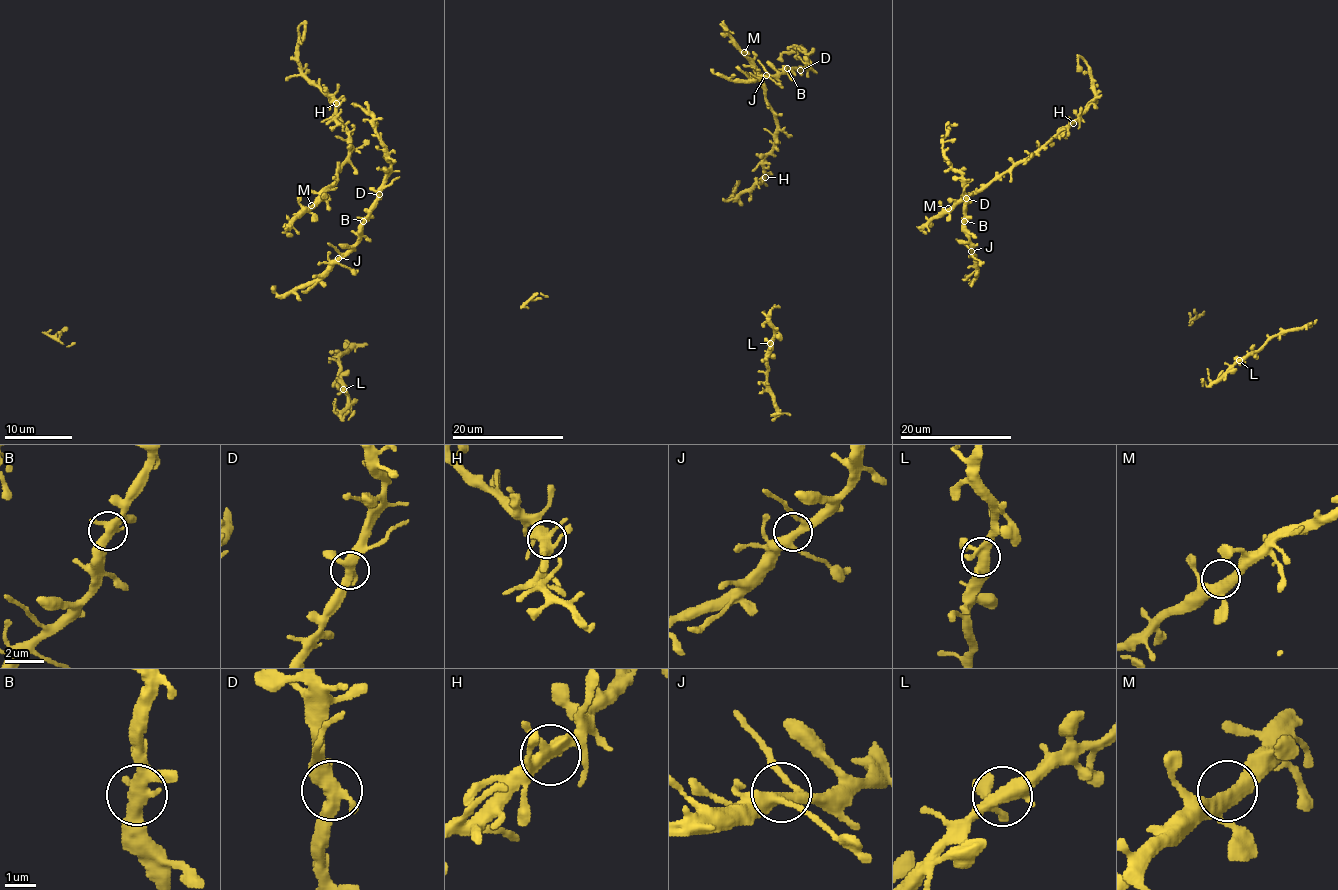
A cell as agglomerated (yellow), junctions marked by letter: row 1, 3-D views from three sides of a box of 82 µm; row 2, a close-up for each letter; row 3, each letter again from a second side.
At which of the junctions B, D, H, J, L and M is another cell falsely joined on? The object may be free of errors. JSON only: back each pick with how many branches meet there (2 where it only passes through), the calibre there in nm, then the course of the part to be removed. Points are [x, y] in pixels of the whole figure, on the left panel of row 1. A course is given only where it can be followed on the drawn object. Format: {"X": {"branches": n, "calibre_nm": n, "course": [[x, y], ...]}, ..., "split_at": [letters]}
{"split_at": []}

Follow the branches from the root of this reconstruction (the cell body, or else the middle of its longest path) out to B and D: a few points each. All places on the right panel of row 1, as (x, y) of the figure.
B: (978, 260), (972, 254), (964, 221)
D: (978, 260), (972, 254), (972, 244), (965, 229), (967, 198)

